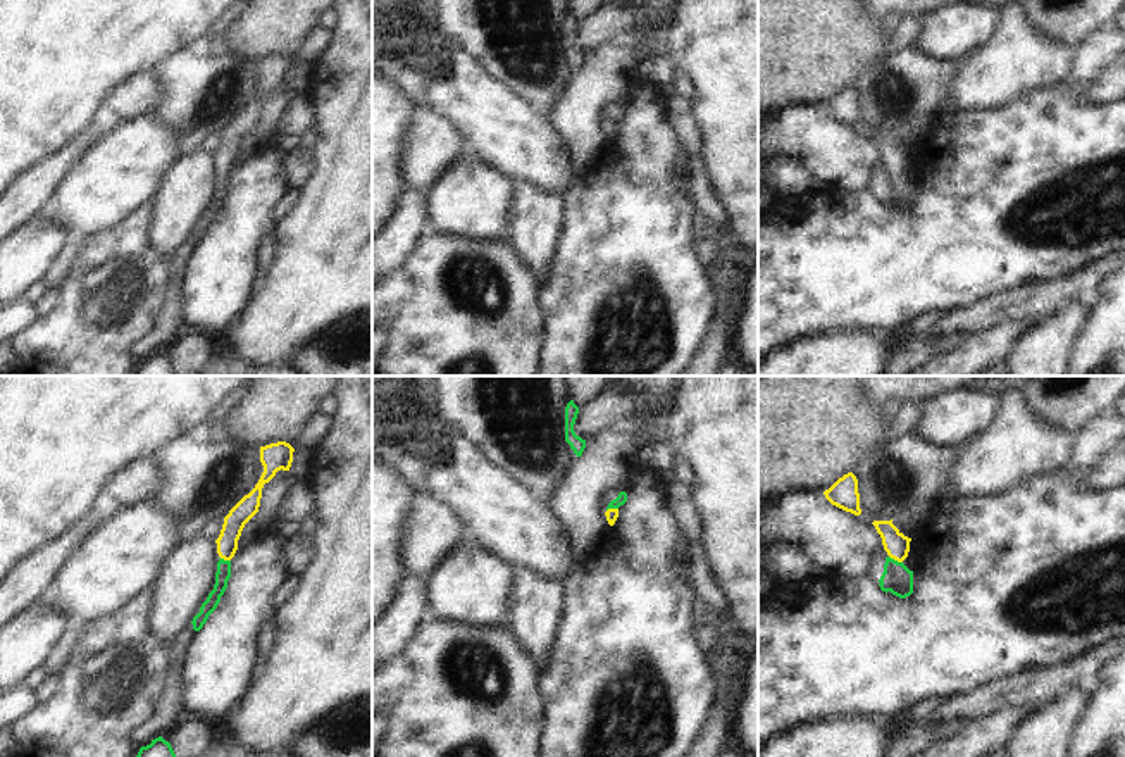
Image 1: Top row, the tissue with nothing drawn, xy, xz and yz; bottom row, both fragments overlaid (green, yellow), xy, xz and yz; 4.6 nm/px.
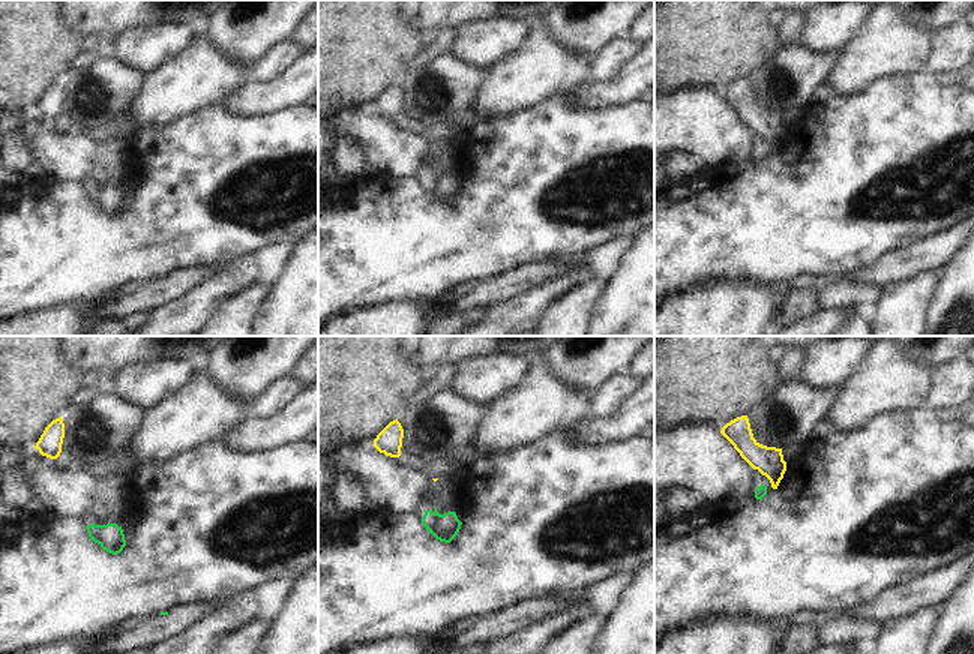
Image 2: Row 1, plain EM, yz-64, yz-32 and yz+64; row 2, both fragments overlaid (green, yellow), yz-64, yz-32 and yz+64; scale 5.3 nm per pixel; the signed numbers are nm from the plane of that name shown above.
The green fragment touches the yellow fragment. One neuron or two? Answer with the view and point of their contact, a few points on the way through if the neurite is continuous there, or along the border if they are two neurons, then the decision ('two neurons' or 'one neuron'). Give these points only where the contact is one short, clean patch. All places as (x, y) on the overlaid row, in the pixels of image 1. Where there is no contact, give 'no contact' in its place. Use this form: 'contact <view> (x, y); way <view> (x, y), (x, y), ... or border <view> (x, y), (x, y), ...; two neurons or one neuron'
contact yz (896, 561); way yz (896, 578), (896, 561), (896, 545); one neuron

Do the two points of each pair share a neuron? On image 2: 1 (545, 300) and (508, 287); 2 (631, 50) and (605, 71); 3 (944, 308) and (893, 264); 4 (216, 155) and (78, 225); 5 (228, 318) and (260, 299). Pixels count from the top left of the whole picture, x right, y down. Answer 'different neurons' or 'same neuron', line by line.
1: different neurons
2: same neuron
3: different neurons
4: same neuron
5: same neuron

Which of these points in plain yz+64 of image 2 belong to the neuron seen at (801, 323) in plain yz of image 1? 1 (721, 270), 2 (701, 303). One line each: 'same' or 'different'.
1: same
2: different

